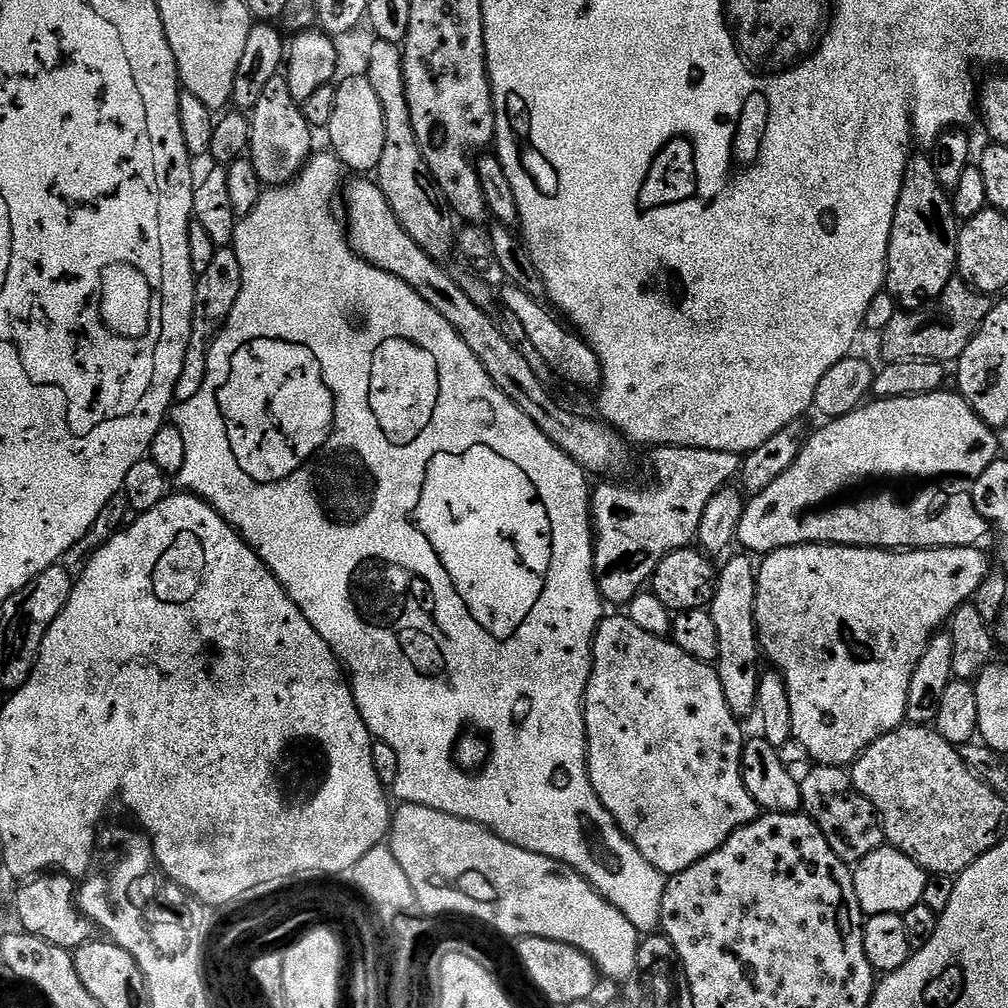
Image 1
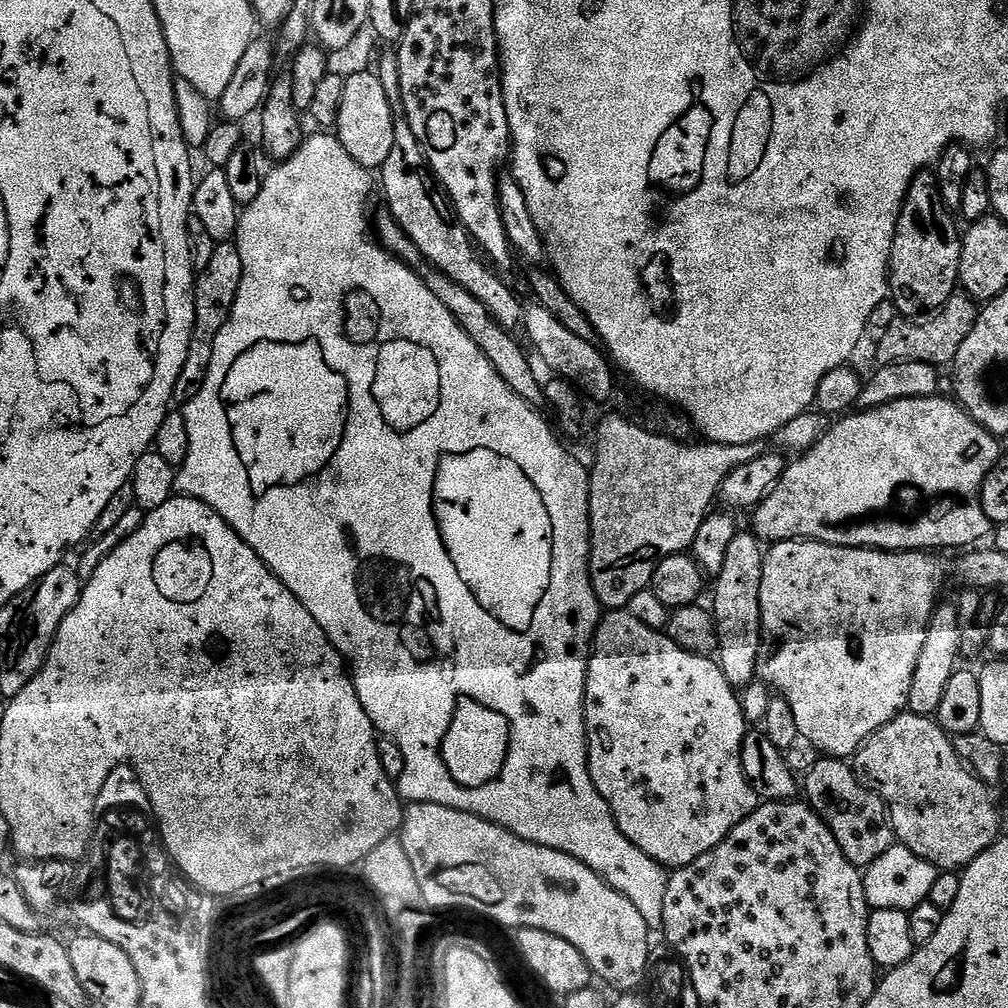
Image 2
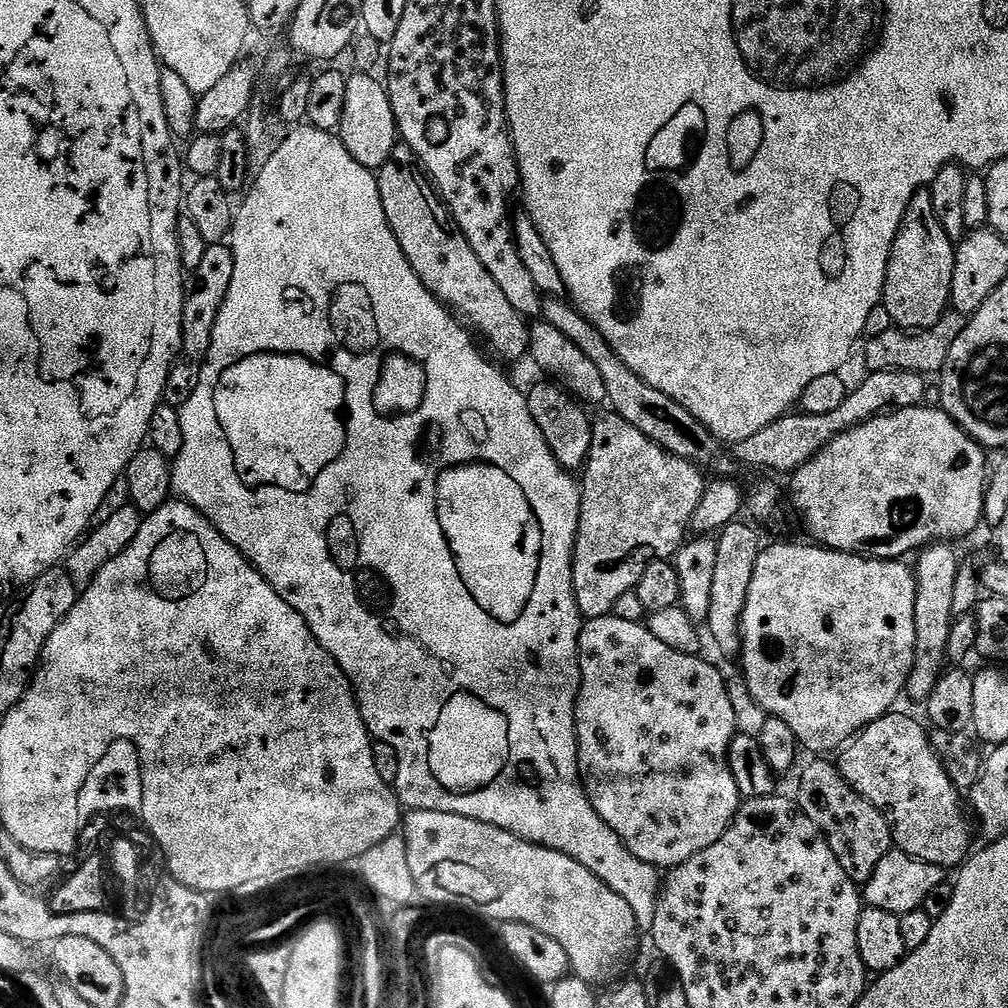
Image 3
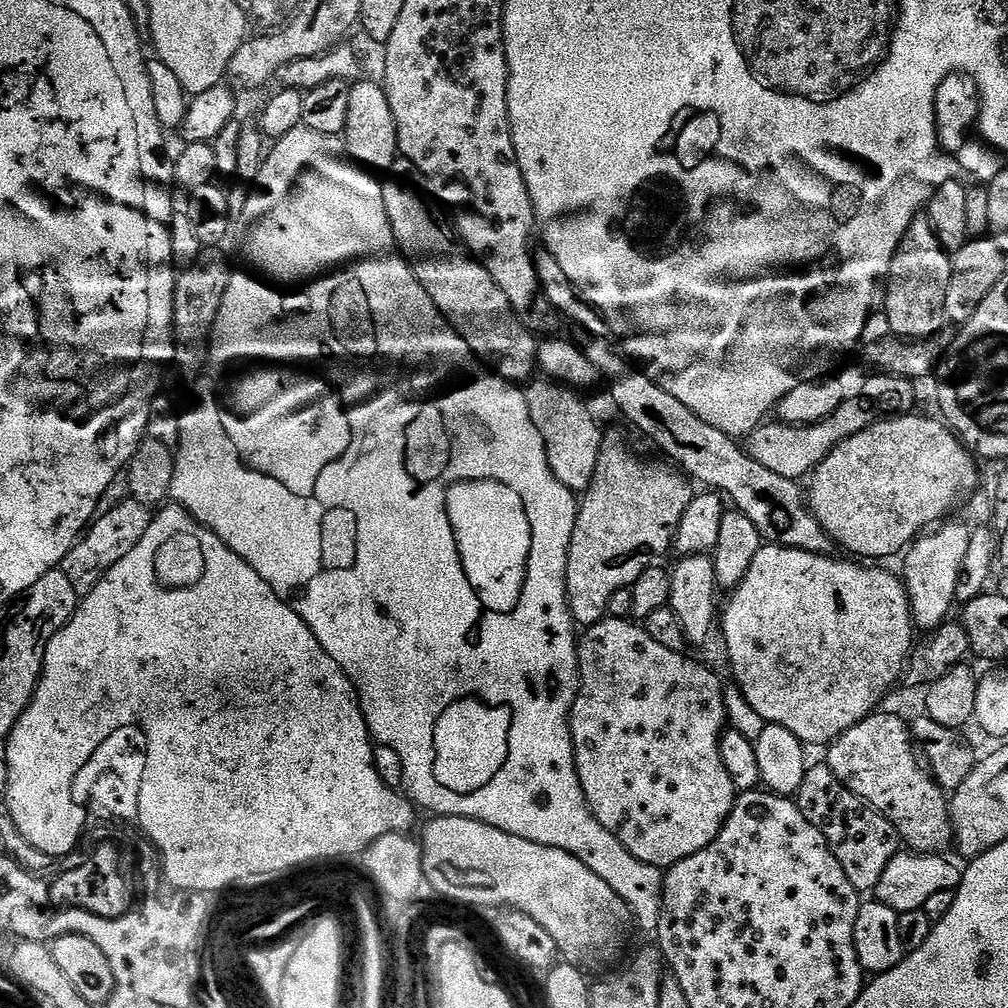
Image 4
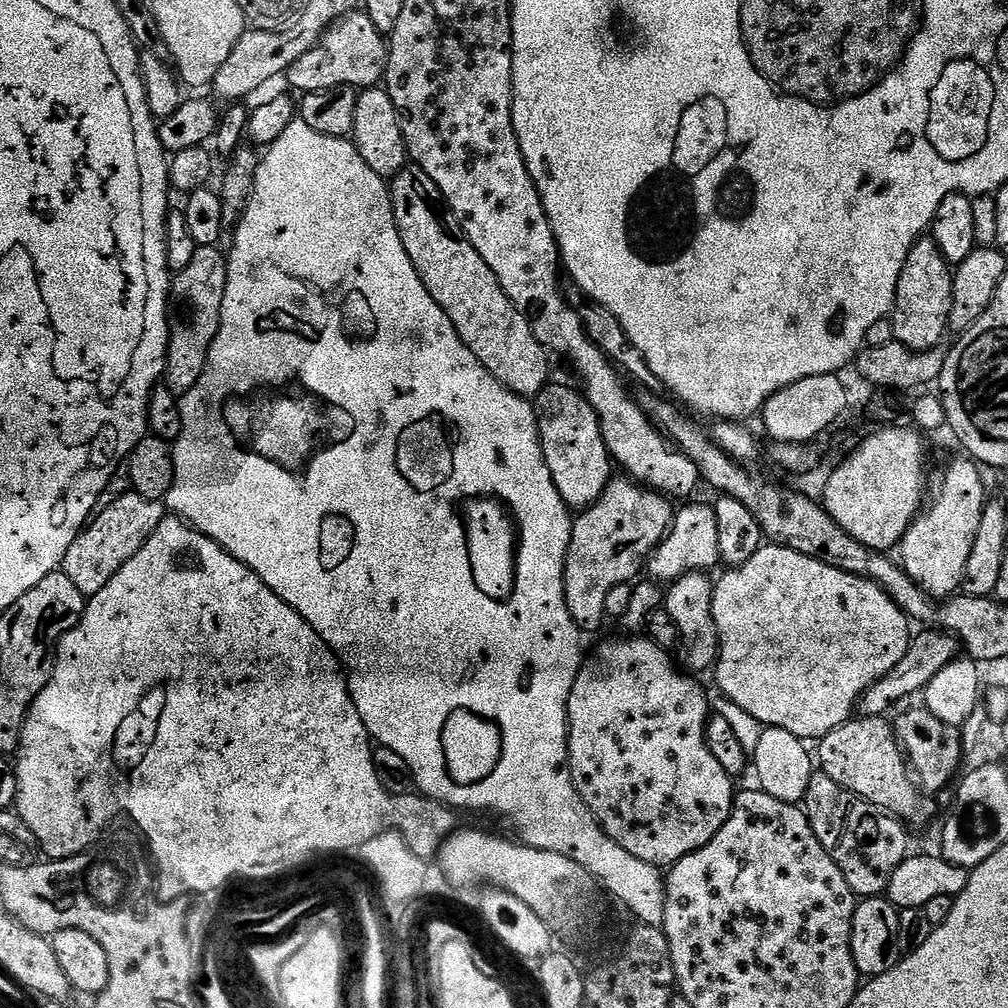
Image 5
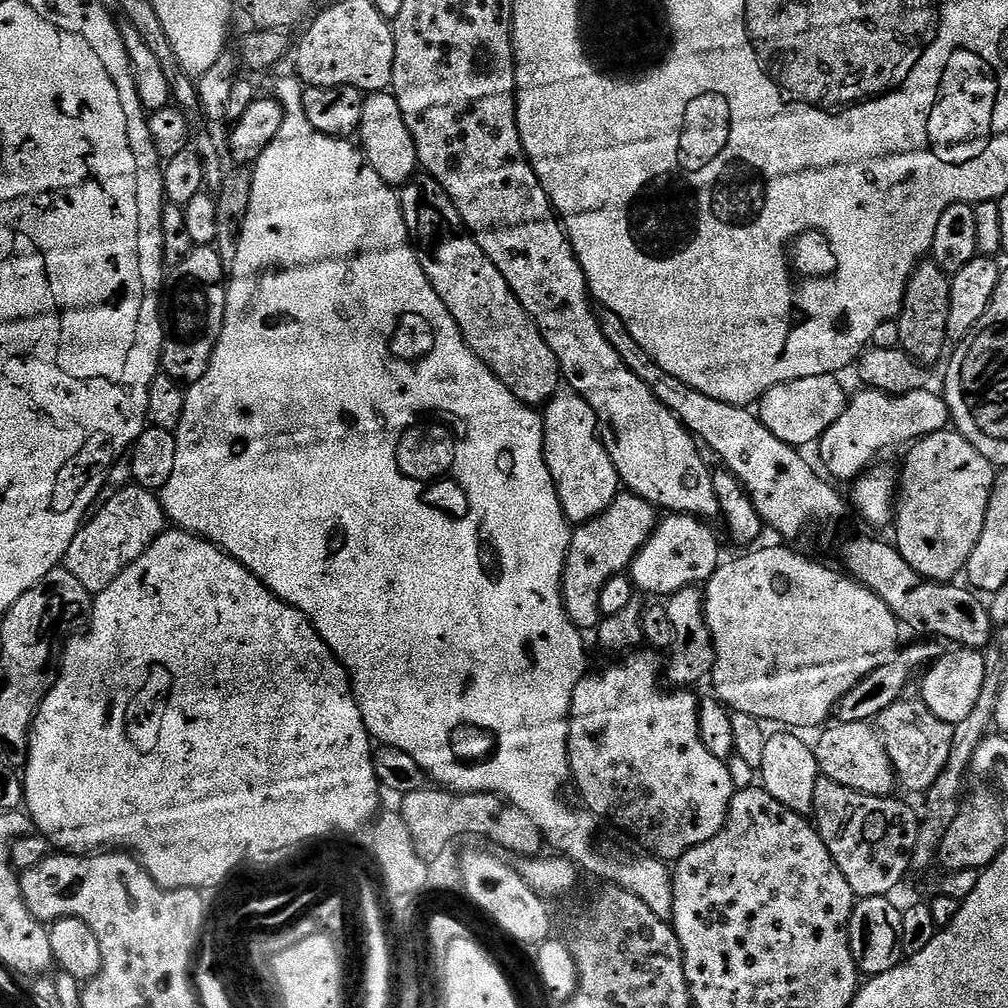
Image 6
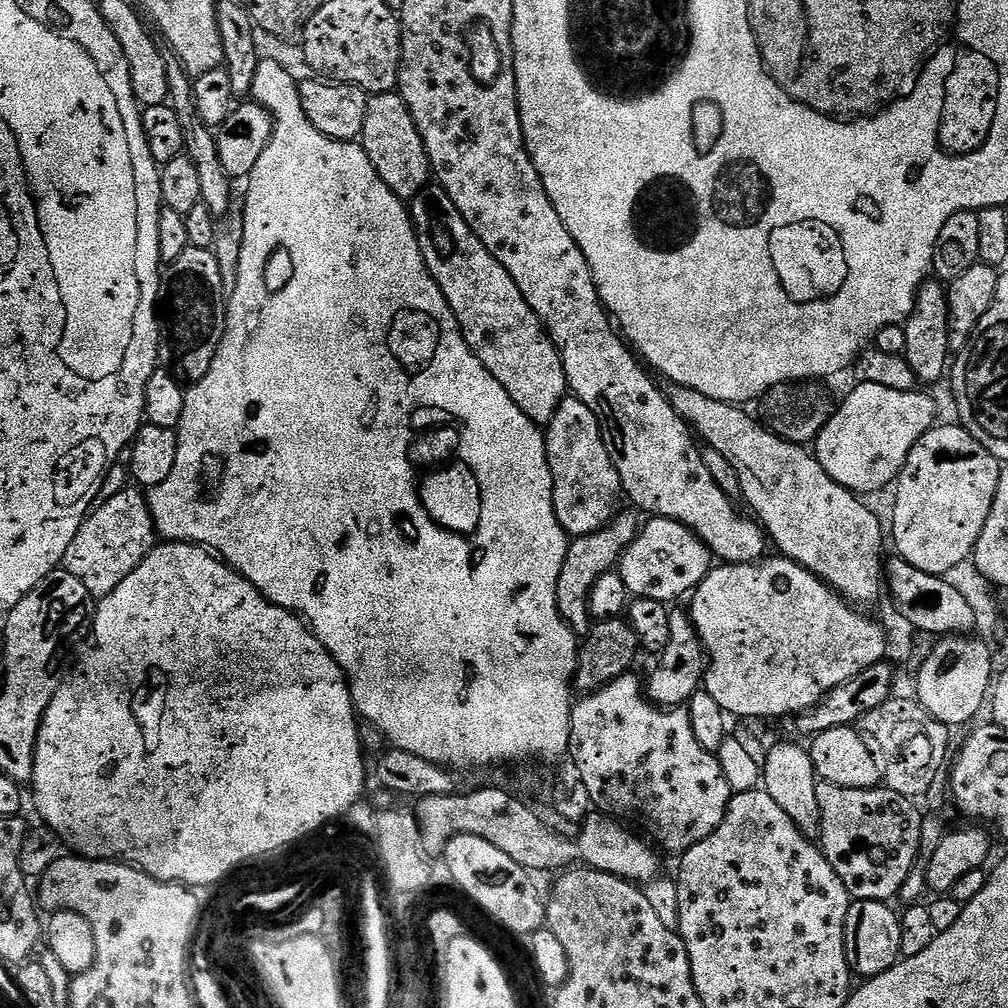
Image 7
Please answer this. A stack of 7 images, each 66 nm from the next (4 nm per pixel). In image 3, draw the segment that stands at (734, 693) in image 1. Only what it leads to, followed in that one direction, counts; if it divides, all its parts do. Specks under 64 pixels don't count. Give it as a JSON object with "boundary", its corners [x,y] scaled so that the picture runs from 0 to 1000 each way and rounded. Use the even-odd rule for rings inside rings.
{"boundary":[[[724,519],[712,529],[712,558],[708,562],[708,582],[704,585],[704,609],[700,616],[700,627],[702,623],[707,637],[720,650],[728,652],[734,645],[734,614],[740,601],[740,589],[744,589],[744,573],[748,573],[748,562],[756,547],[751,525],[745,519],[734,519]]]}

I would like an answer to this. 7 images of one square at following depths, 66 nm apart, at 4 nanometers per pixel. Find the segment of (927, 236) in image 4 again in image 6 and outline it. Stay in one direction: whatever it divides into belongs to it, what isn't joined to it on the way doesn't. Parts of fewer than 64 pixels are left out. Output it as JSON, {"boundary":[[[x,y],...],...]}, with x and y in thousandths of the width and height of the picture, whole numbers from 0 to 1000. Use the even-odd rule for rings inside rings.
{"boundary":[[[923,258],[911,262],[901,278],[896,304],[890,314],[892,344],[912,361],[925,363],[925,360],[934,355],[938,343],[940,343],[942,282],[941,273]]]}

